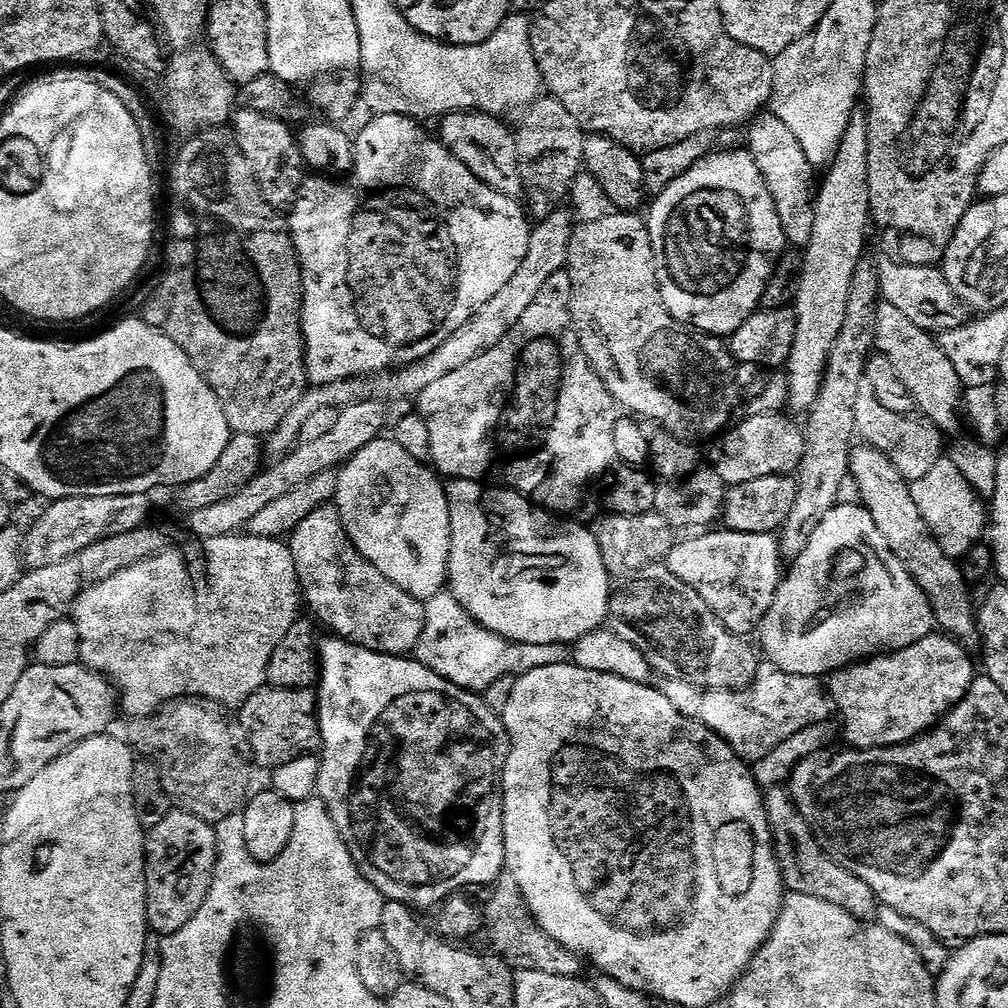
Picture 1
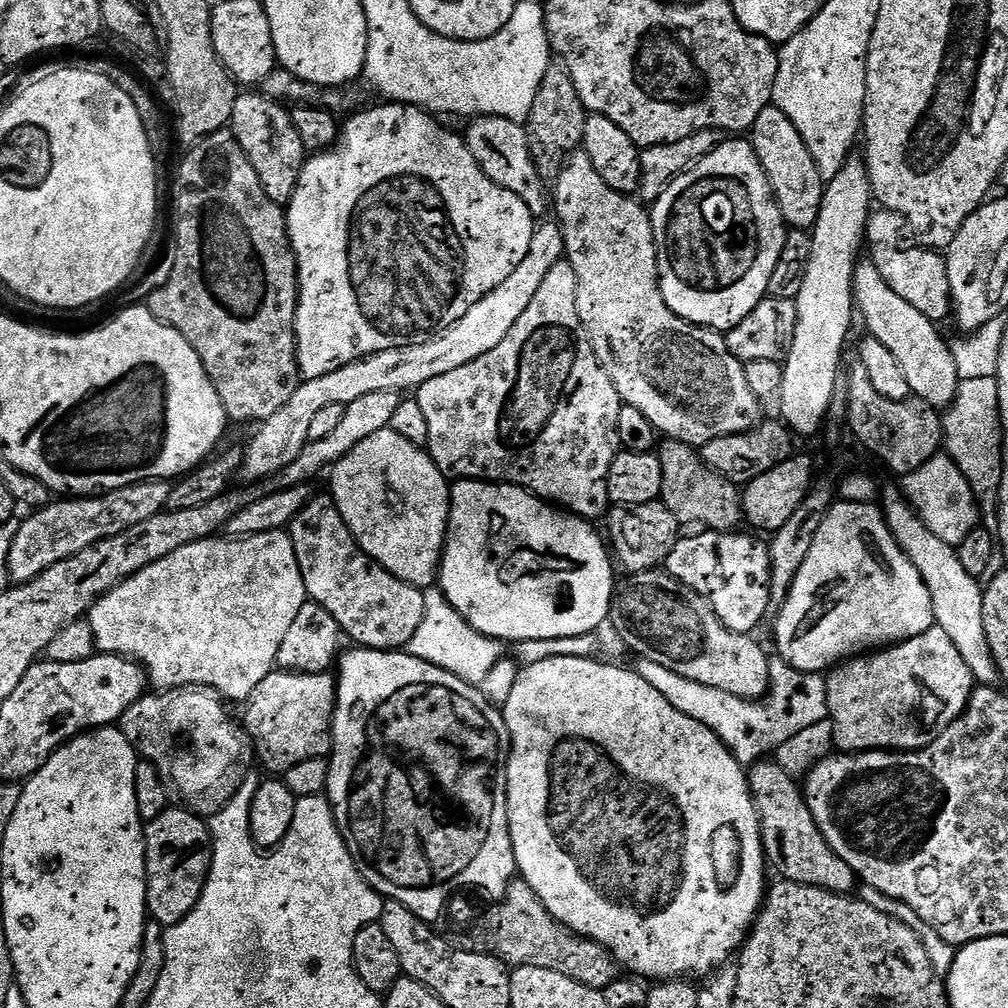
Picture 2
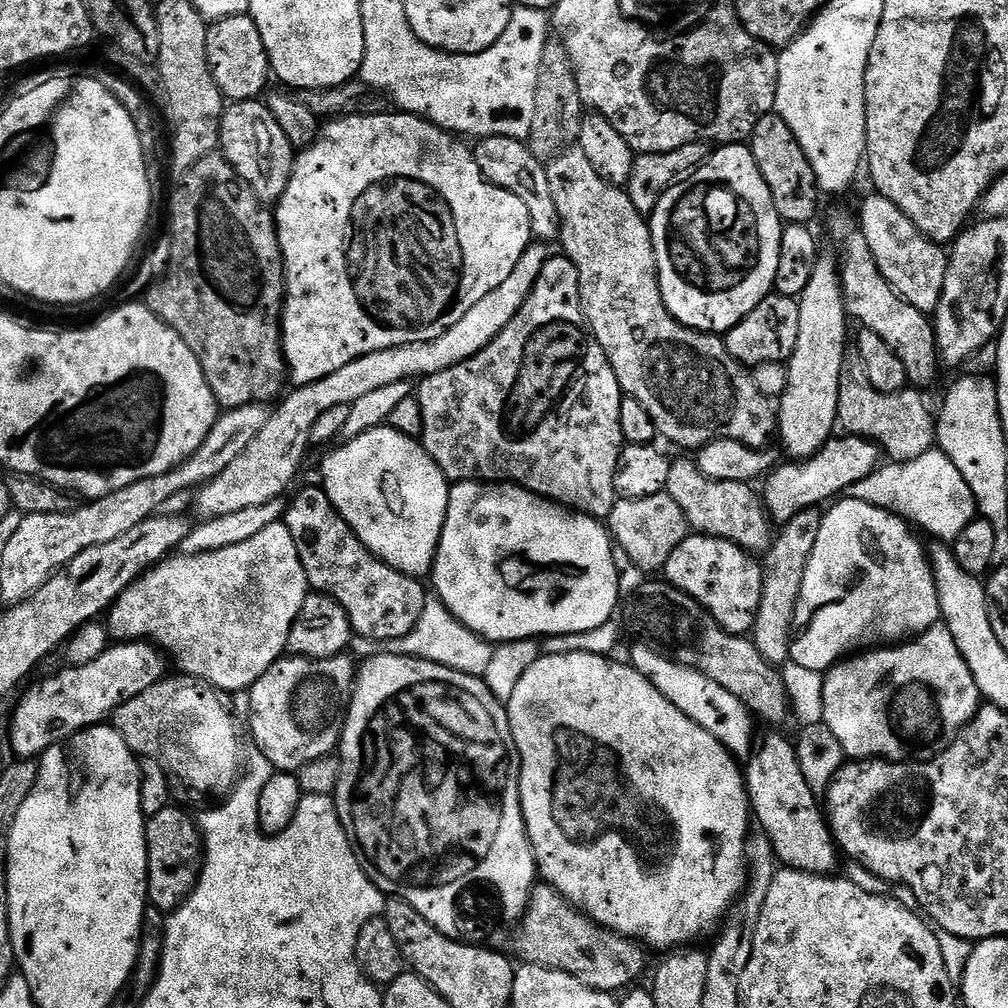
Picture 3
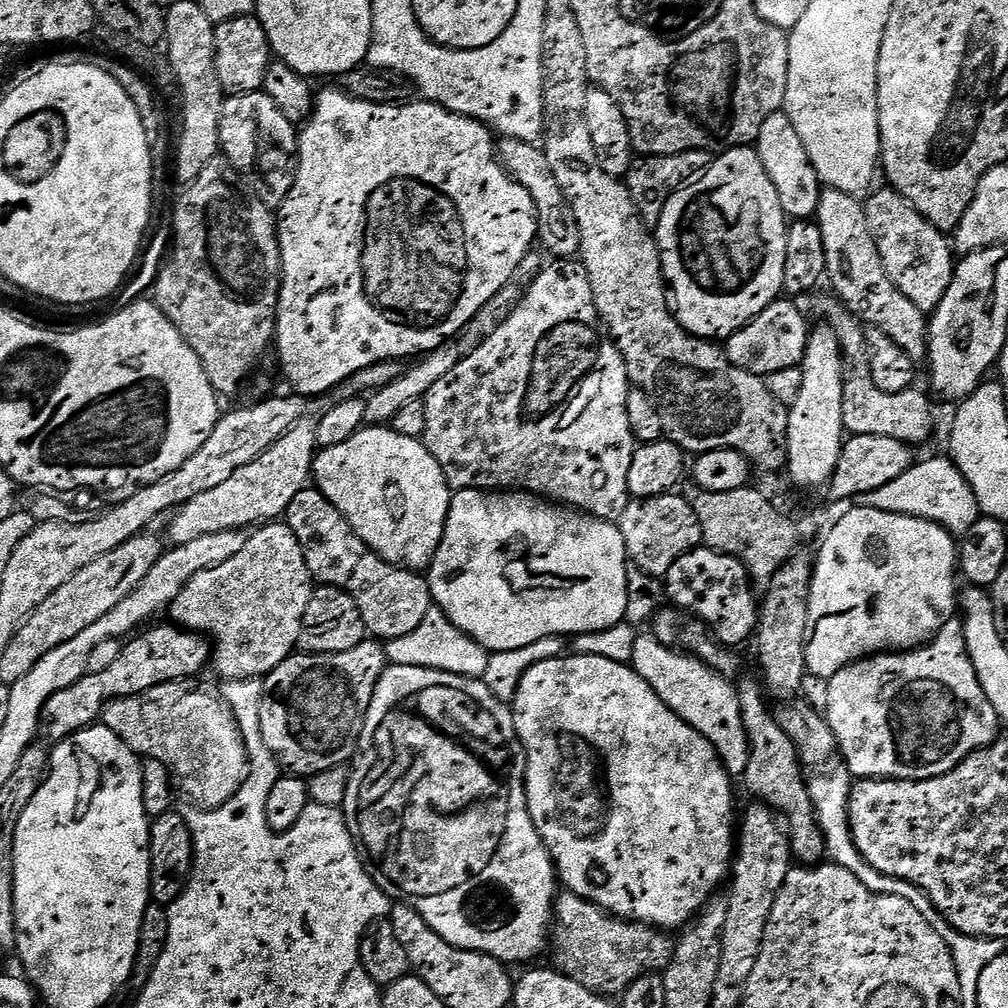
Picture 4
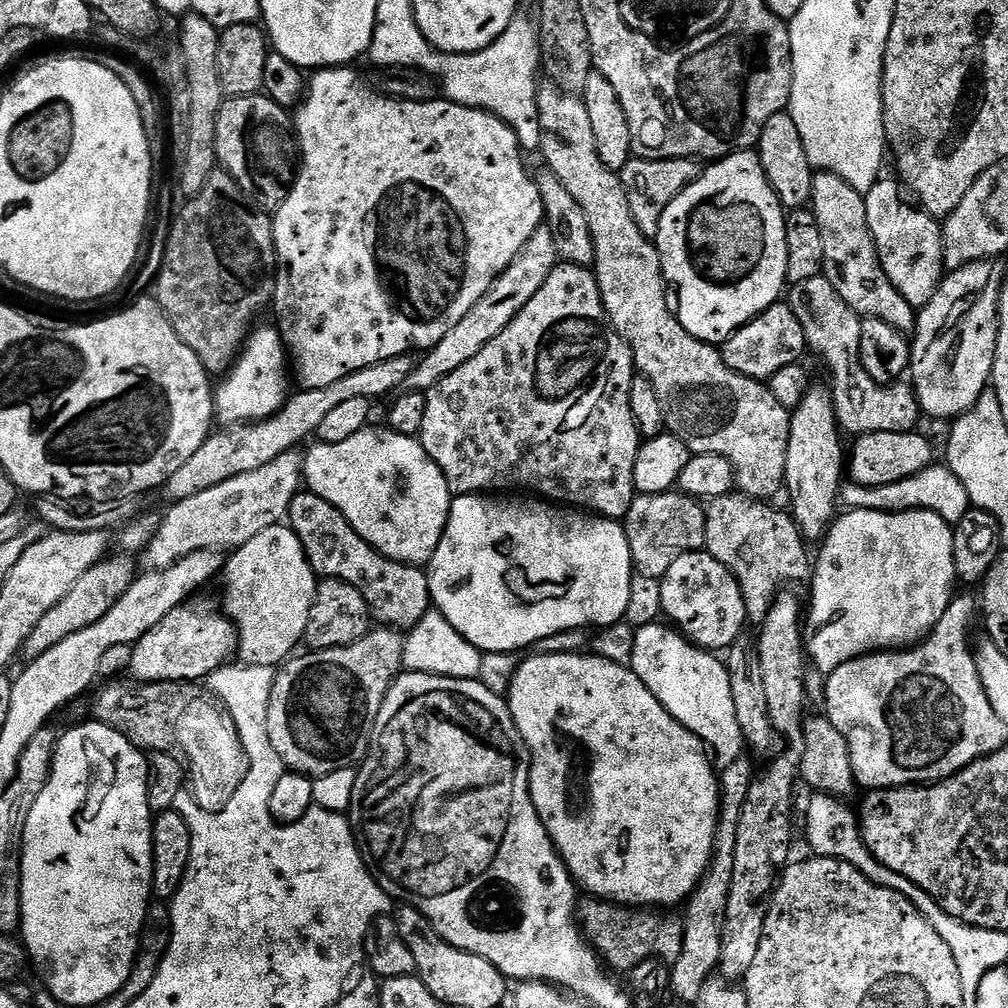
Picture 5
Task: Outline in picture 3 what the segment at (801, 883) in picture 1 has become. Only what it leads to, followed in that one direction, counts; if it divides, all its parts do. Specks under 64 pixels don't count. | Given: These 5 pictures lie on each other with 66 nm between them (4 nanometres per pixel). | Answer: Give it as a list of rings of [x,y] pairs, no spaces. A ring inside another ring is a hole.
[[[768,736],[746,761],[744,783],[748,790],[751,815],[759,831],[770,838],[777,861],[795,872],[826,876],[837,871],[838,849],[828,827],[817,793],[808,785],[800,768],[793,741],[780,736]]]

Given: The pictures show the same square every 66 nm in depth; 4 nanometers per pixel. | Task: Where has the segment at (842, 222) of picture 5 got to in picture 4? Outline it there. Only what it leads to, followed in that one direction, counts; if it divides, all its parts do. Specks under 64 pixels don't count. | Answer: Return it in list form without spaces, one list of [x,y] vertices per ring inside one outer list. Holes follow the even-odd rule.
[[[824,188],[814,219],[822,230],[822,246],[826,246],[826,276],[829,281],[832,279],[832,288],[840,295],[839,303],[867,327],[890,334],[911,360],[923,361],[928,354],[929,317],[890,282],[874,234],[870,234],[864,204],[842,190]]]

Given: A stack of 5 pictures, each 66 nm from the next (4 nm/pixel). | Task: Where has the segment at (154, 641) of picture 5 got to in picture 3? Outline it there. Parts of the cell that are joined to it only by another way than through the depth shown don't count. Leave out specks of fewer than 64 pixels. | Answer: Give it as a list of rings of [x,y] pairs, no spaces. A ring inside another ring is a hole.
[[[116,642],[89,665],[65,667],[65,672],[42,681],[37,688],[30,689],[21,698],[20,705],[12,716],[12,729],[8,732],[8,740],[12,743],[13,754],[16,755],[13,757],[39,758],[44,755],[47,748],[63,744],[64,741],[72,739],[77,732],[103,725],[118,706],[122,706],[130,698],[138,698],[142,690],[165,679],[164,660],[166,664],[165,653],[151,642]]]

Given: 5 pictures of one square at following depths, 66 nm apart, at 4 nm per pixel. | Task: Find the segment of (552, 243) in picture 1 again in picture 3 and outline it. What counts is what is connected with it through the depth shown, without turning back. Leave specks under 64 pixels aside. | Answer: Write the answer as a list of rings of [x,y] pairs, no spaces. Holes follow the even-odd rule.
[[[547,243],[529,244],[522,258],[518,258],[518,266],[514,266],[510,278],[506,278],[498,290],[490,290],[490,294],[486,294],[478,306],[470,306],[470,311],[459,322],[454,322],[446,334],[430,342],[407,344],[366,354],[350,362],[350,366],[342,366],[342,370],[334,370],[334,374],[318,382],[293,387],[293,392],[289,391],[279,401],[280,409],[273,411],[266,426],[258,430],[258,438],[254,438],[254,442],[250,442],[250,446],[246,446],[246,450],[242,450],[242,454],[238,454],[238,458],[234,458],[234,462],[222,470],[222,474],[218,474],[218,478],[203,485],[195,493],[194,512],[205,521],[214,520],[219,516],[238,514],[250,506],[262,506],[271,500],[281,499],[285,495],[283,492],[295,482],[296,475],[304,464],[304,455],[310,449],[314,422],[318,422],[326,410],[343,404],[351,406],[358,398],[363,398],[374,390],[382,390],[382,386],[403,380],[412,382],[417,378],[438,374],[477,356],[520,313],[528,295],[534,290],[534,282],[538,282],[538,274],[542,274],[542,266],[546,266],[549,255]]]

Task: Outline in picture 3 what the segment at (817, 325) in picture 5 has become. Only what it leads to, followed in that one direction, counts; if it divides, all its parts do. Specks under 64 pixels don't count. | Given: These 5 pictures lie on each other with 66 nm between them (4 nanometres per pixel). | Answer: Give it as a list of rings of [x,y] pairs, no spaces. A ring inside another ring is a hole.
[[[849,371],[840,377],[840,409],[836,411],[839,427],[849,436],[871,440],[889,461],[903,462],[922,458],[933,451],[936,444],[934,412],[928,409],[921,393],[905,390],[894,394],[882,394],[870,386],[870,378],[859,371]]]

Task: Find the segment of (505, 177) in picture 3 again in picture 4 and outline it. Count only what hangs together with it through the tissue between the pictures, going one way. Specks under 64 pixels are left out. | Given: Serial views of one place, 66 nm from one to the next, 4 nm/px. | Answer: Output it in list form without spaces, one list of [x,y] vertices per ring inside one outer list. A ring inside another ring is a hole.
[[[501,139],[498,144],[498,158],[509,174],[523,186],[535,200],[537,239],[557,259],[573,259],[579,255],[581,234],[573,212],[565,202],[561,187],[550,167],[543,147],[527,144],[521,140]]]

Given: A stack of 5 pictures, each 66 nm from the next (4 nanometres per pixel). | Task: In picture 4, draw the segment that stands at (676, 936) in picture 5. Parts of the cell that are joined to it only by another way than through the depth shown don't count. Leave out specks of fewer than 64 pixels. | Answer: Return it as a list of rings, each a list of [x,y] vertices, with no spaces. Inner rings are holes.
[[[567,890],[557,895],[553,917],[555,969],[605,998],[623,995],[640,977],[661,973],[676,949],[673,937],[661,929],[622,920]]]

